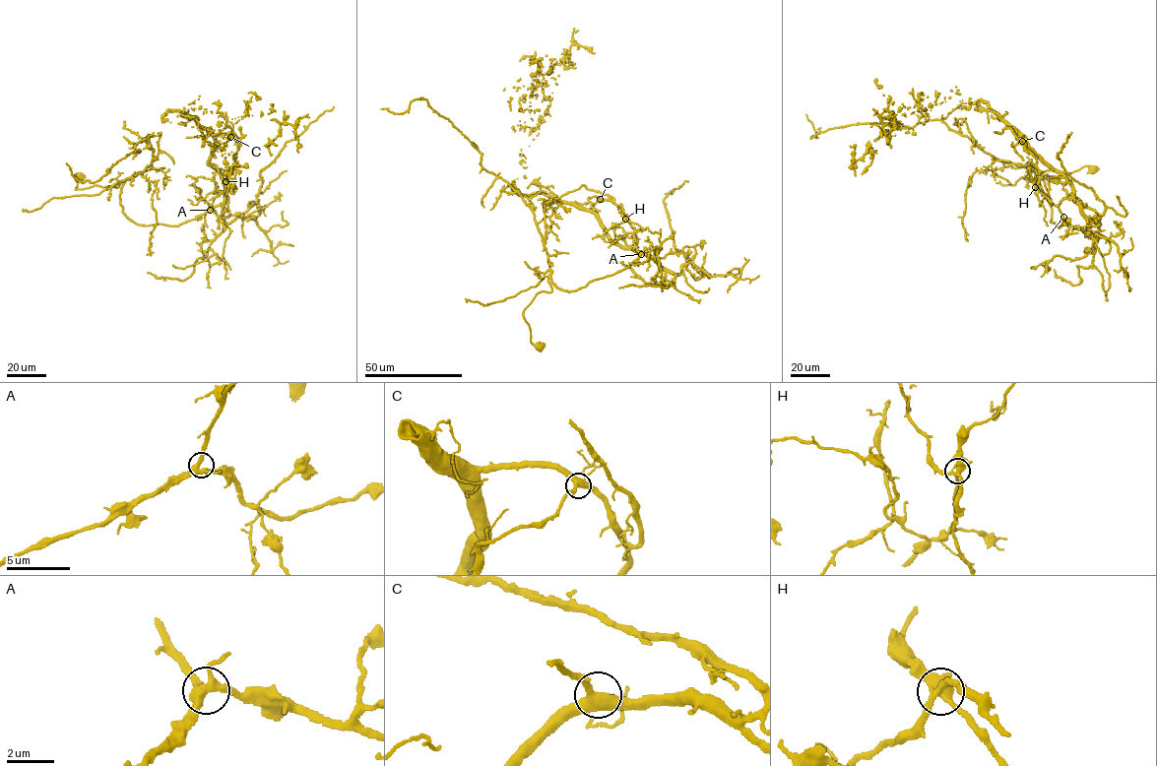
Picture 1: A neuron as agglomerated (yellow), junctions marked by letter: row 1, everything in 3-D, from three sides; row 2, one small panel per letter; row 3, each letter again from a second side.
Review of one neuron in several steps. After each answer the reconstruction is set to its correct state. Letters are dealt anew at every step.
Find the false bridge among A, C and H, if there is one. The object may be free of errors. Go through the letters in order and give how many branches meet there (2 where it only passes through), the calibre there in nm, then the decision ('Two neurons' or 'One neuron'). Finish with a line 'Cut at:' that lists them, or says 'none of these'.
A: Branches: 4. Thickness 360 nm. One neuron
C: Branches: 4. Thickness 400 nm. One neuron
H: Branches: 5. Thickness 380 nm. Two neurons
Cut at: H

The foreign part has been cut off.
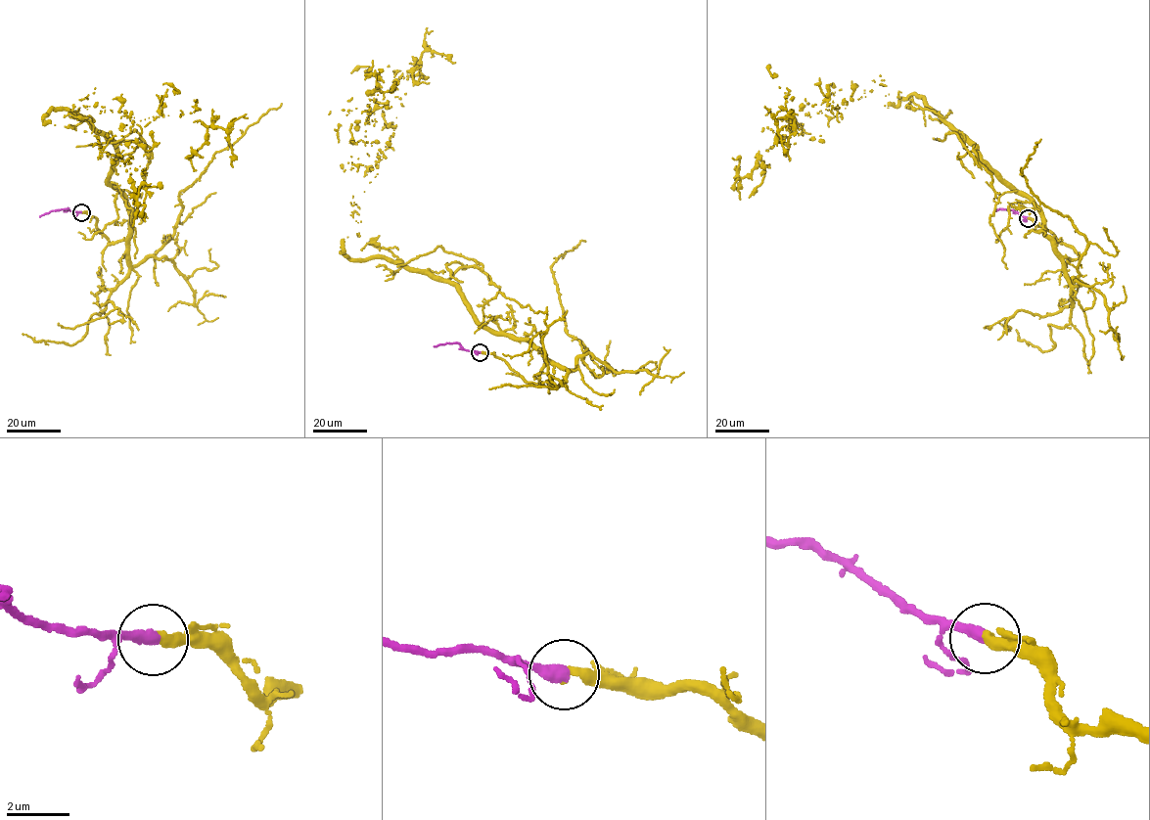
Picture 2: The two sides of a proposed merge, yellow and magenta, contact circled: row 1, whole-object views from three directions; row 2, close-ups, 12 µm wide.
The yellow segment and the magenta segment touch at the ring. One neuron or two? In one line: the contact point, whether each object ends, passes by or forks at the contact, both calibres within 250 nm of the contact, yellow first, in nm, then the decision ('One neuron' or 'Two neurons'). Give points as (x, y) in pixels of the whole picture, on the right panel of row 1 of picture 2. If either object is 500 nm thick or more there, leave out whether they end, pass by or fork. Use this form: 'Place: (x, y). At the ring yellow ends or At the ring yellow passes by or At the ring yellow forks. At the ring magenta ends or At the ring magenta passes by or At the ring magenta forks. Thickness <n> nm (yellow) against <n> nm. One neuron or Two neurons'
Place: (1028, 218). At the ring yellow ends. At the ring magenta ends. Thickness 280 nm (yellow) against 400 nm. One neuron

